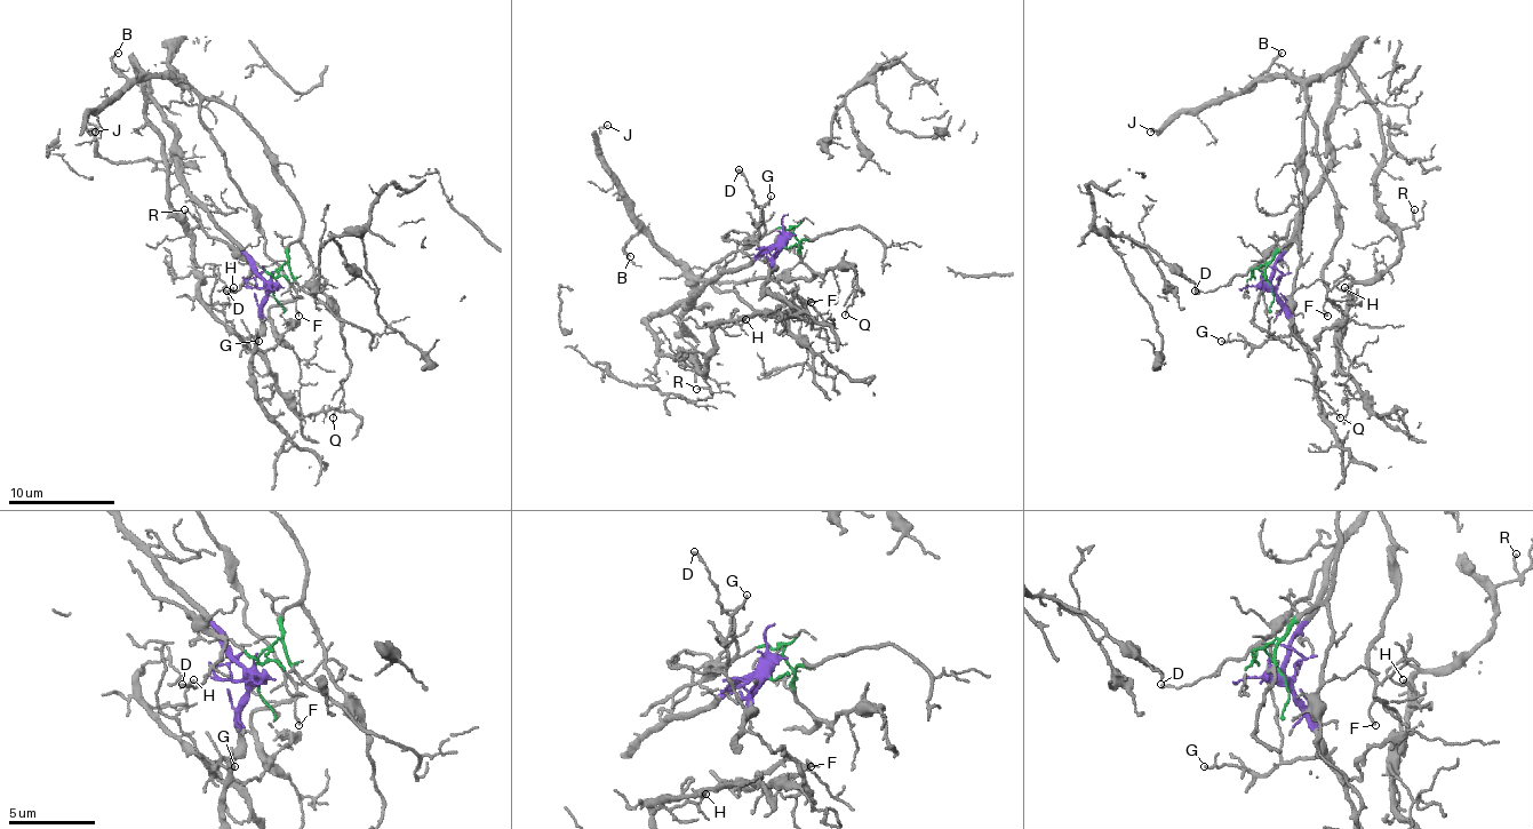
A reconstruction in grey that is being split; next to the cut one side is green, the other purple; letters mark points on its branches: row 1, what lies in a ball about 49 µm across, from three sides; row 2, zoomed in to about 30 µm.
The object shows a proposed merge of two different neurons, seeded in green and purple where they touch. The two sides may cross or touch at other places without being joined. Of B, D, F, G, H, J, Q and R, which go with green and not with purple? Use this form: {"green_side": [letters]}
{"green_side": ["B", "D", "F", "J", "Q"]}

